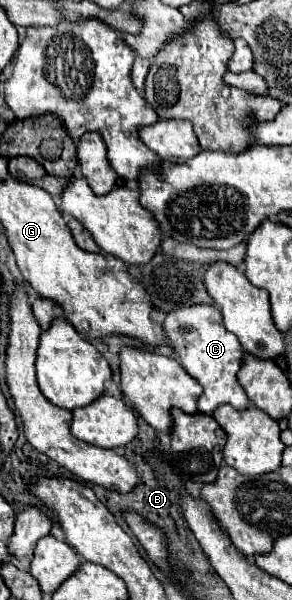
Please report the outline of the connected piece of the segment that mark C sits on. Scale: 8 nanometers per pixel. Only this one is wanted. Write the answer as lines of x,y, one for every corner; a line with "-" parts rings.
193,305
187,309
177,309
165,317
163,327
185,371
189,371
189,375
197,379
203,387
203,395
197,403
201,413
211,415
219,405
225,403
233,405
235,409
249,407
249,397
237,381
237,371
241,369
245,351
239,339
225,329
223,315
213,305

